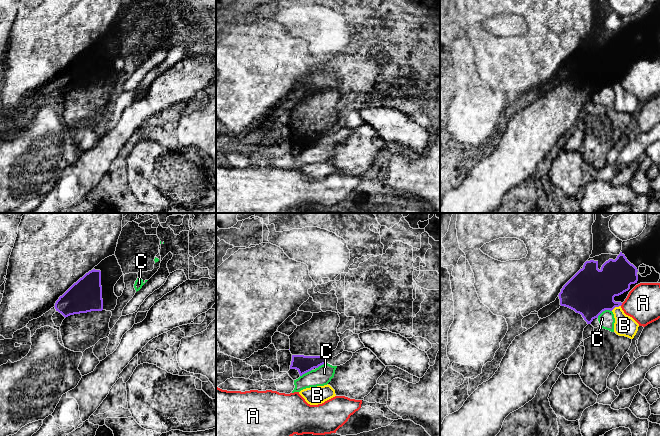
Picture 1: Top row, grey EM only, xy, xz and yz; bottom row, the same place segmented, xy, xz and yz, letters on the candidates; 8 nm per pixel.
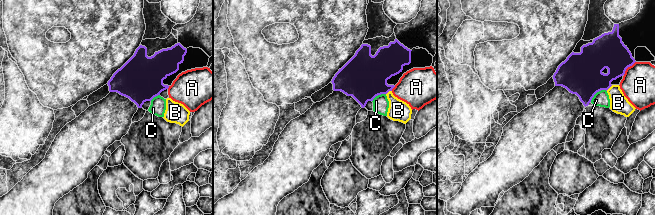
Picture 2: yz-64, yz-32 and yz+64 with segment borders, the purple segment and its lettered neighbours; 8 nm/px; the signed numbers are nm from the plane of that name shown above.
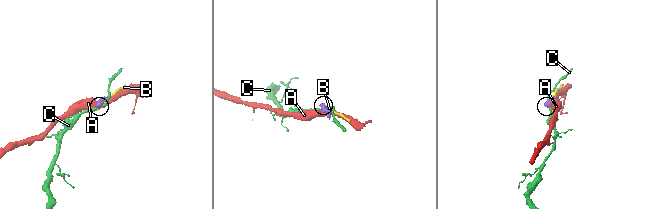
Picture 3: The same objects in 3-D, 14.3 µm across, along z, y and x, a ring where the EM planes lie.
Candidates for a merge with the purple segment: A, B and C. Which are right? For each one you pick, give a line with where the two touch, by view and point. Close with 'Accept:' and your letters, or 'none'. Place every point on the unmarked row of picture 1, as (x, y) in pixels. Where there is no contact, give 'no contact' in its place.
Accept: none

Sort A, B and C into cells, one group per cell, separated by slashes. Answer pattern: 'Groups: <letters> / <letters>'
Groups: A / B / C

